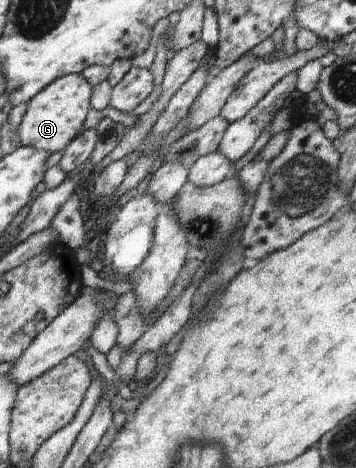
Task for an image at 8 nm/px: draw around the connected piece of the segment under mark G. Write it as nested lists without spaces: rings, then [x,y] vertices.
[[[68,74],[54,80],[27,104],[18,128],[21,147],[31,147],[43,152],[63,150],[83,129],[83,123],[90,111],[92,86],[81,74]]]

